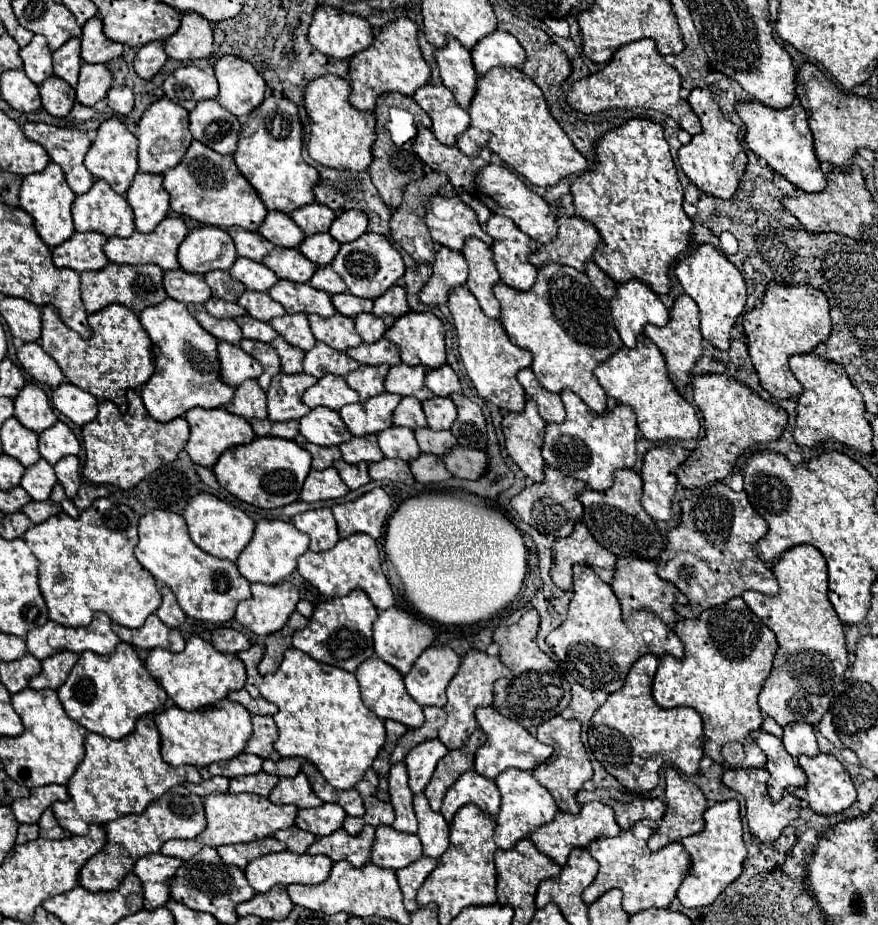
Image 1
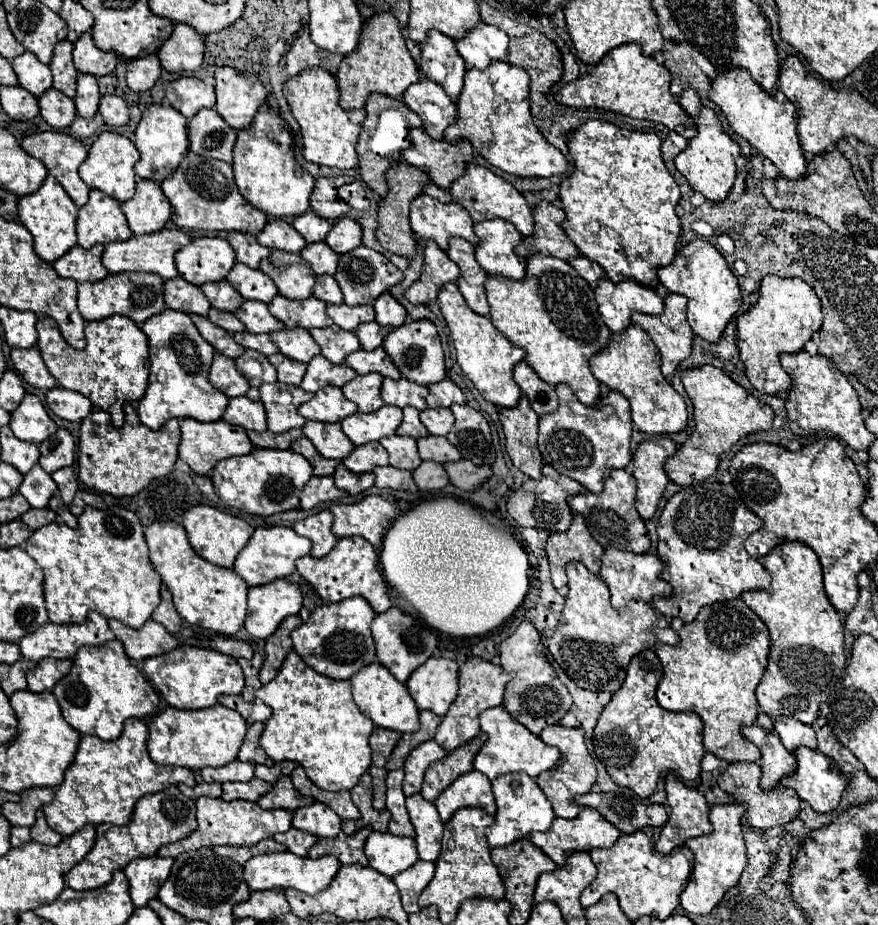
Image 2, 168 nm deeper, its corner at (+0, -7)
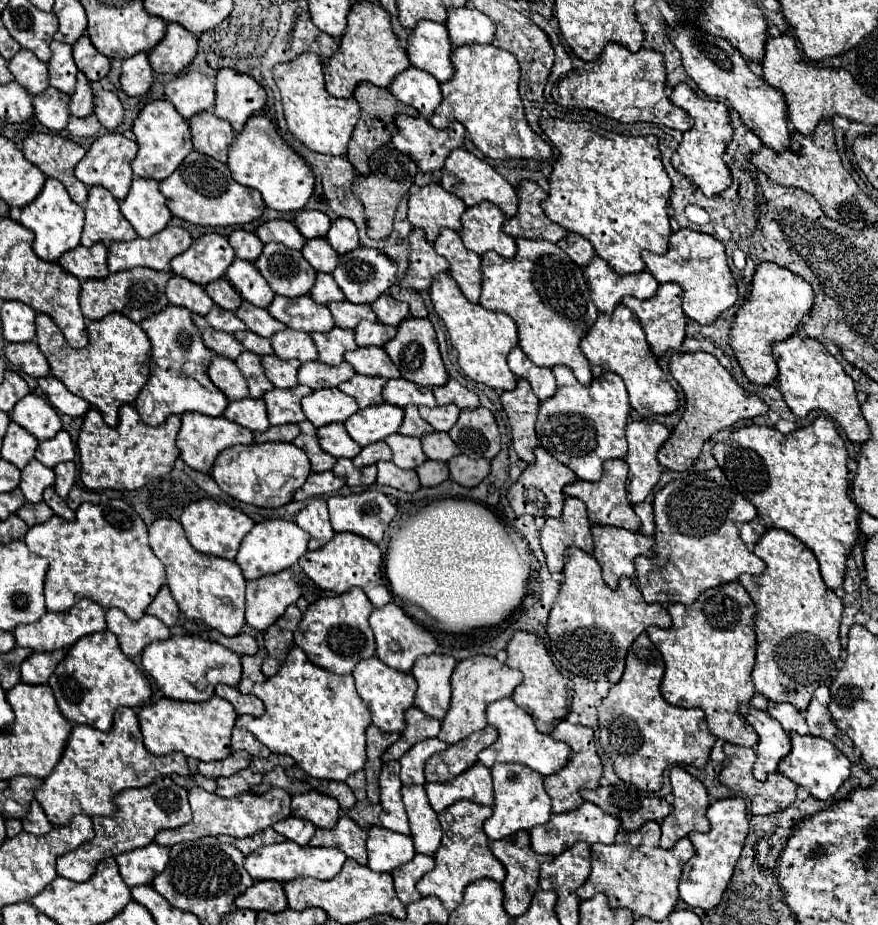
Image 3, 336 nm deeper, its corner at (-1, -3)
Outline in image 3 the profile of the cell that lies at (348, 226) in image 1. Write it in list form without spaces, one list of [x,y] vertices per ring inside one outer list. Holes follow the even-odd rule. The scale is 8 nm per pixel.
[[[336,219],[328,231],[328,241],[340,255],[344,255],[360,245],[358,227],[350,219]]]

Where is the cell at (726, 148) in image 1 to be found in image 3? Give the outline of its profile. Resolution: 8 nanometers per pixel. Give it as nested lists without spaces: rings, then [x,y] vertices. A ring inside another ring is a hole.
[[[680,83],[672,95],[670,101],[678,107],[682,107],[686,113],[690,113],[690,117],[694,119],[694,127],[684,133],[682,143],[678,145],[678,149],[672,155],[672,165],[678,173],[682,173],[684,177],[688,177],[688,181],[692,181],[706,197],[714,197],[722,191],[726,191],[732,183],[732,173],[726,167],[726,163],[722,161],[724,149],[726,145],[732,141],[734,129],[730,125],[730,111],[722,101],[712,101],[712,99],[702,99],[698,97],[686,83]]]

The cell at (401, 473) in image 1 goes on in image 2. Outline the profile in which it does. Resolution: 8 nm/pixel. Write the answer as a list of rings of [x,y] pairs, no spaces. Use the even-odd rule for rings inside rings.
[[[391,465],[377,467],[375,471],[375,487],[387,487],[387,489],[401,489],[401,491],[417,491],[417,485],[411,477],[411,471],[395,469]]]

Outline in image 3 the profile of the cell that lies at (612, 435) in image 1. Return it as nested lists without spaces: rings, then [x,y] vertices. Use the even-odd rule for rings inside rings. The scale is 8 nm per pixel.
[[[560,365],[560,367],[554,367],[552,371],[554,371],[556,383],[558,383],[558,391],[554,397],[542,401],[540,409],[538,409],[536,433],[538,433],[540,447],[544,447],[556,461],[570,467],[578,475],[578,479],[598,481],[602,475],[604,461],[606,459],[624,459],[626,451],[628,451],[624,431],[626,431],[626,423],[628,423],[628,413],[630,413],[630,401],[628,401],[624,381],[620,379],[620,375],[604,371],[600,379],[594,379],[588,387],[584,387],[576,381],[574,373],[568,367]]]

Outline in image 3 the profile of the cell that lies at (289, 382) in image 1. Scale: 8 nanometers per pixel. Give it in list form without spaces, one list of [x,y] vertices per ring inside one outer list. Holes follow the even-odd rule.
[[[296,385],[292,389],[272,389],[272,391],[264,393],[270,425],[302,423],[306,419],[306,415],[300,409],[300,399],[310,393],[312,393],[312,389],[304,387],[304,385]]]

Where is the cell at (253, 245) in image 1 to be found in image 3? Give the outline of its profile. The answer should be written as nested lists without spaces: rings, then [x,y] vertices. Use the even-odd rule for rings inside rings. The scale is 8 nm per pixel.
[[[244,229],[232,231],[228,241],[230,241],[232,249],[236,251],[236,257],[240,257],[244,261],[256,261],[262,253],[262,247],[264,247],[264,243],[254,233],[244,231]]]

